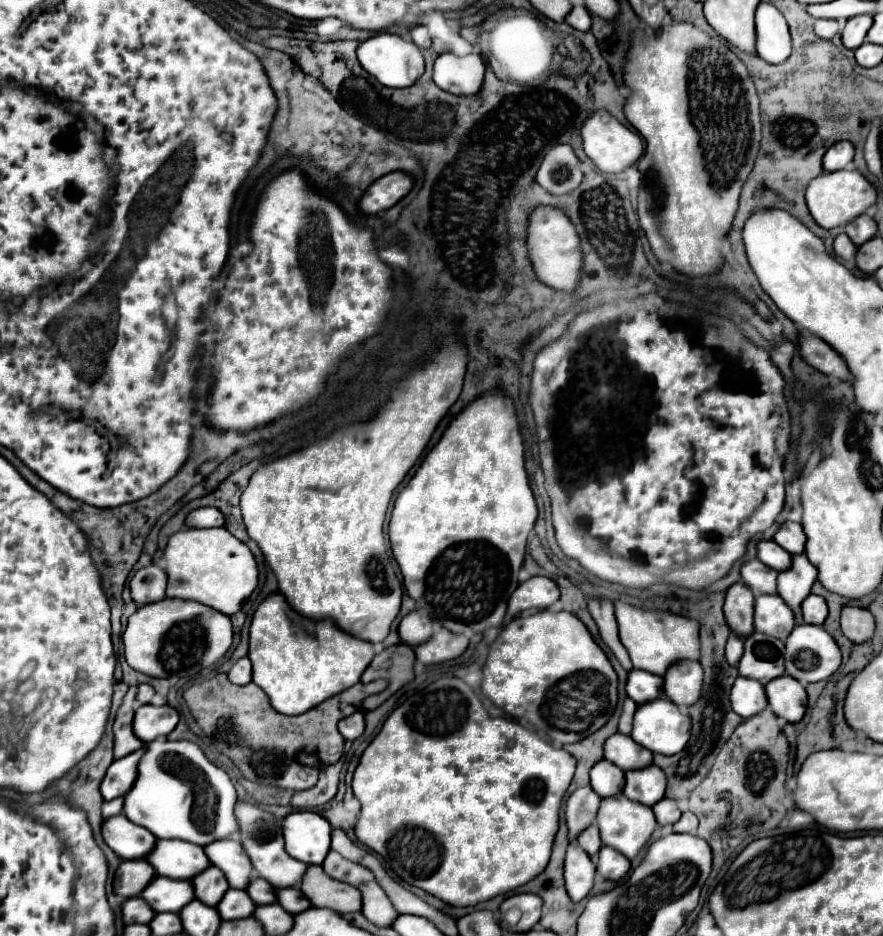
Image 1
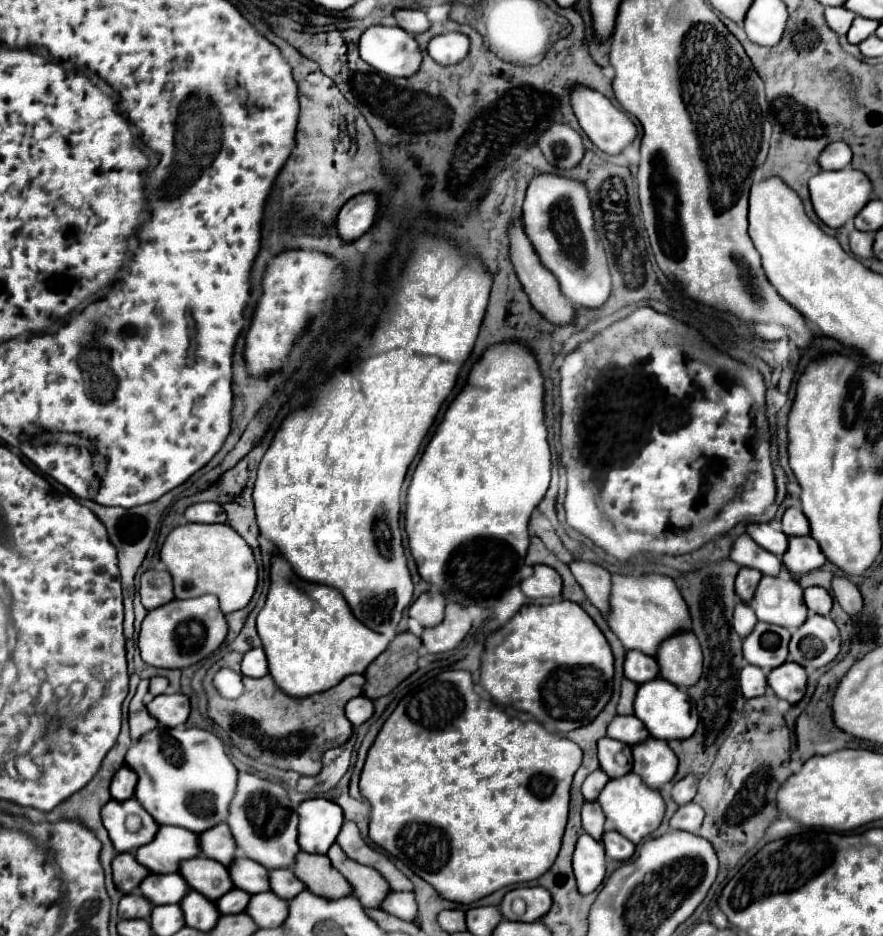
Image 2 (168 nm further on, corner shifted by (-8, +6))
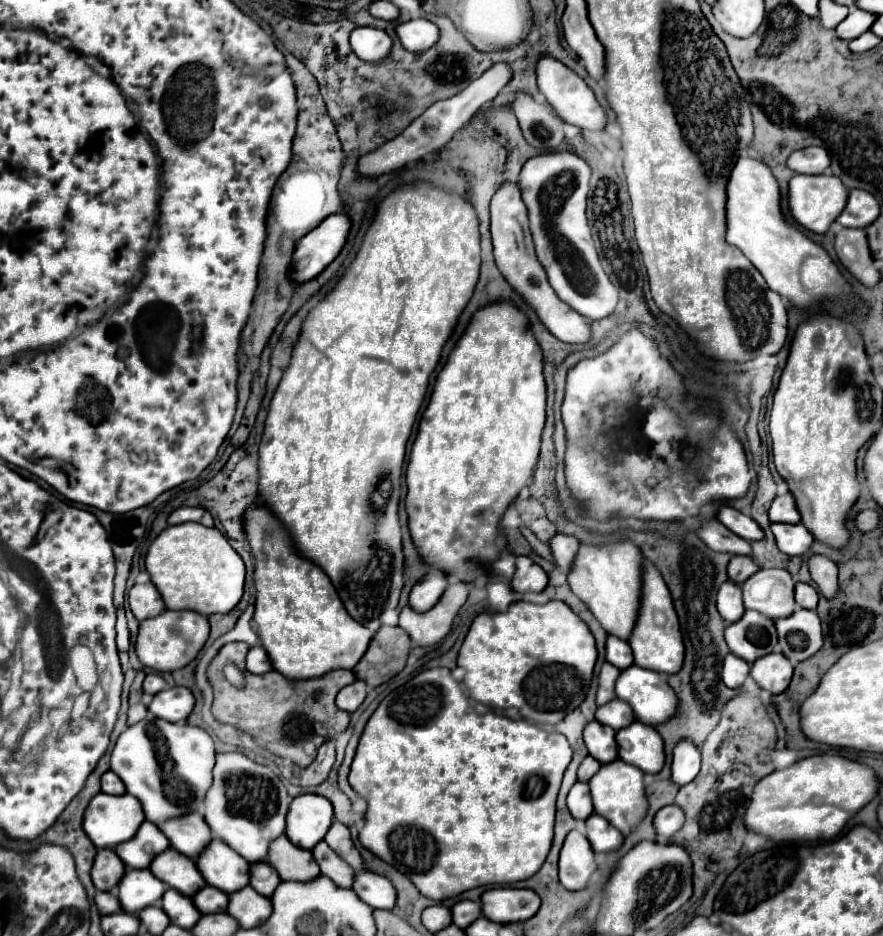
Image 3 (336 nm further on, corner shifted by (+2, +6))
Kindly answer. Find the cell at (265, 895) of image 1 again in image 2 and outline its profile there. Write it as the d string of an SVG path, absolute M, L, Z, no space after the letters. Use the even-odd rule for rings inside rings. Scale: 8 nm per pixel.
M245 857L235 859L235 863L229 867L229 873L231 873L233 885L251 893L251 895L271 889L267 883L269 871L263 865L253 863L251 859L245 859Z

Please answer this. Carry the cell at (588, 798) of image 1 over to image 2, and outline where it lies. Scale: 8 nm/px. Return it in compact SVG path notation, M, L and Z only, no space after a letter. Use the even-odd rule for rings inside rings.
M597 769L597 771L593 771L585 781L583 781L583 785L581 785L581 793L583 793L583 797L585 797L585 801L597 801L597 797L599 797L599 791L607 785L607 781L609 781L609 777L601 771L601 769Z

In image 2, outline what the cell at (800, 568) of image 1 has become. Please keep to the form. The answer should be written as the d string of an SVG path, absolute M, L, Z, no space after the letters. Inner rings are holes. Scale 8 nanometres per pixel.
M789 537L789 549L783 555L783 565L795 577L807 575L825 565L825 555L813 537Z

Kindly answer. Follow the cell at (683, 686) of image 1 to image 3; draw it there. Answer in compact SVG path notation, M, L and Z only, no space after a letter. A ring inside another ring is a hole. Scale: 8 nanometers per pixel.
M643 559L643 583L641 583L641 603L639 603L639 615L635 621L635 627L629 637L629 645L635 657L635 663L645 669L653 669L659 673L677 673L683 663L685 647L681 643L681 631L677 623L677 613L673 609L673 601L669 595L669 589L665 587L665 581L661 579L661 573Z

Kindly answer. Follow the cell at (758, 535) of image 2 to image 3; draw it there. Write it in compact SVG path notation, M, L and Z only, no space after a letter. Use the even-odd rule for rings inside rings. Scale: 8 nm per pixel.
M721 505L717 509L717 521L721 521L729 531L733 531L735 535L743 537L743 539L763 539L763 531L761 527L747 515L743 515L741 511L737 511L735 507L729 505Z

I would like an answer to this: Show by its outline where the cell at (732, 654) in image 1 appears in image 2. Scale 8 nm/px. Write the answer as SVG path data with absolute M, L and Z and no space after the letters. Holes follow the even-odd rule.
M737 603L735 607L735 615L733 615L733 627L737 631L737 635L743 639L751 633L751 627L755 627L757 623L757 617L755 617L755 611L751 609L751 605L747 603Z

